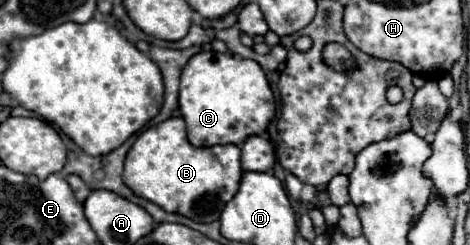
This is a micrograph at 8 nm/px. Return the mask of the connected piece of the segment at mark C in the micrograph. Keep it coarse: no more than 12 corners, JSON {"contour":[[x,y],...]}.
{"contour":[[201,51],[181,71],[191,145],[261,135],[275,97],[259,63]]}

